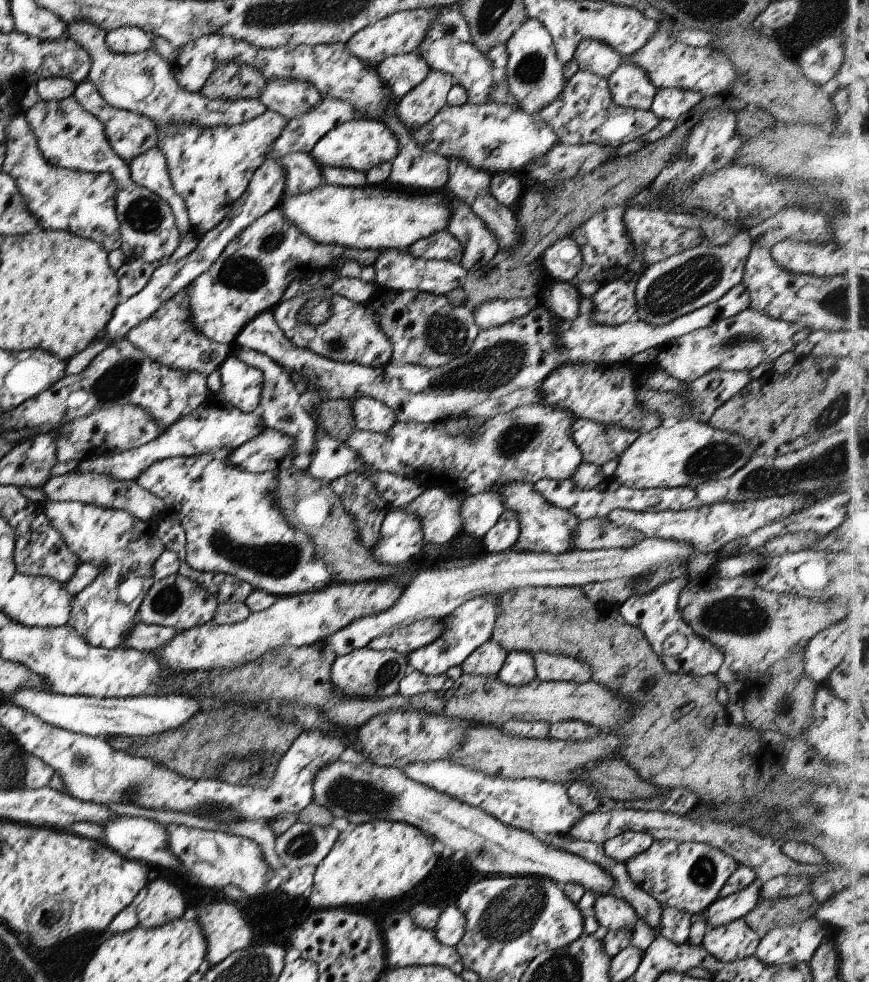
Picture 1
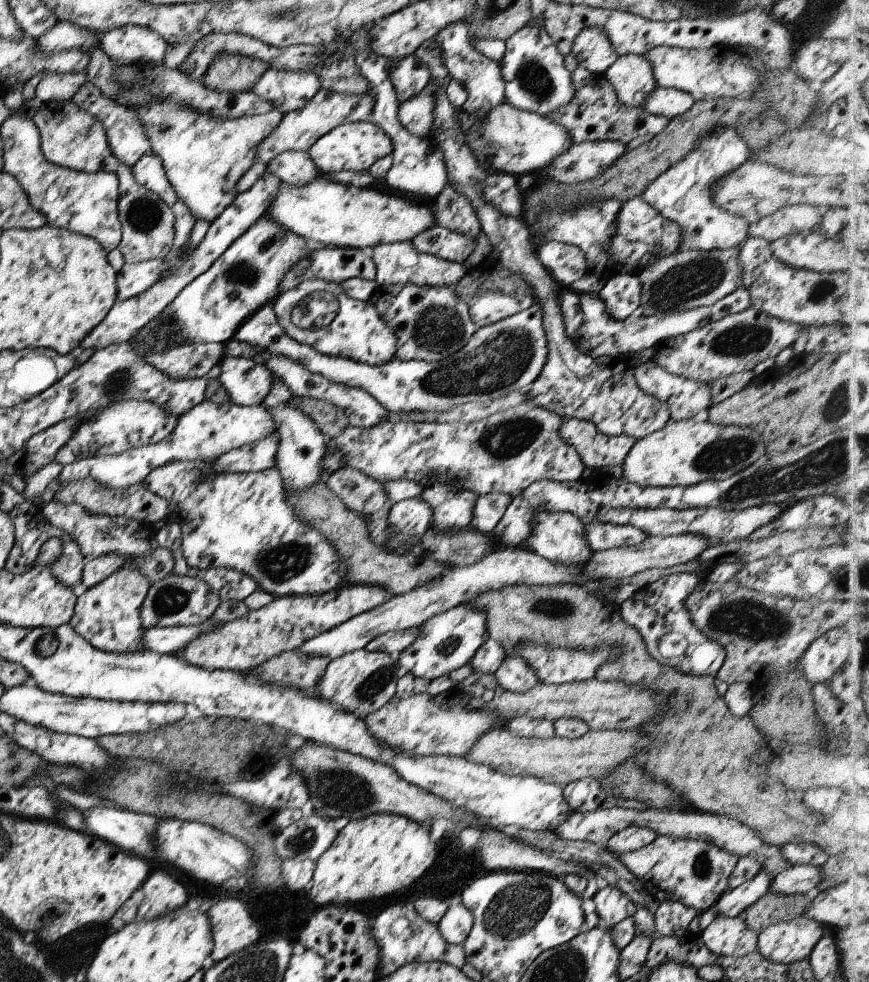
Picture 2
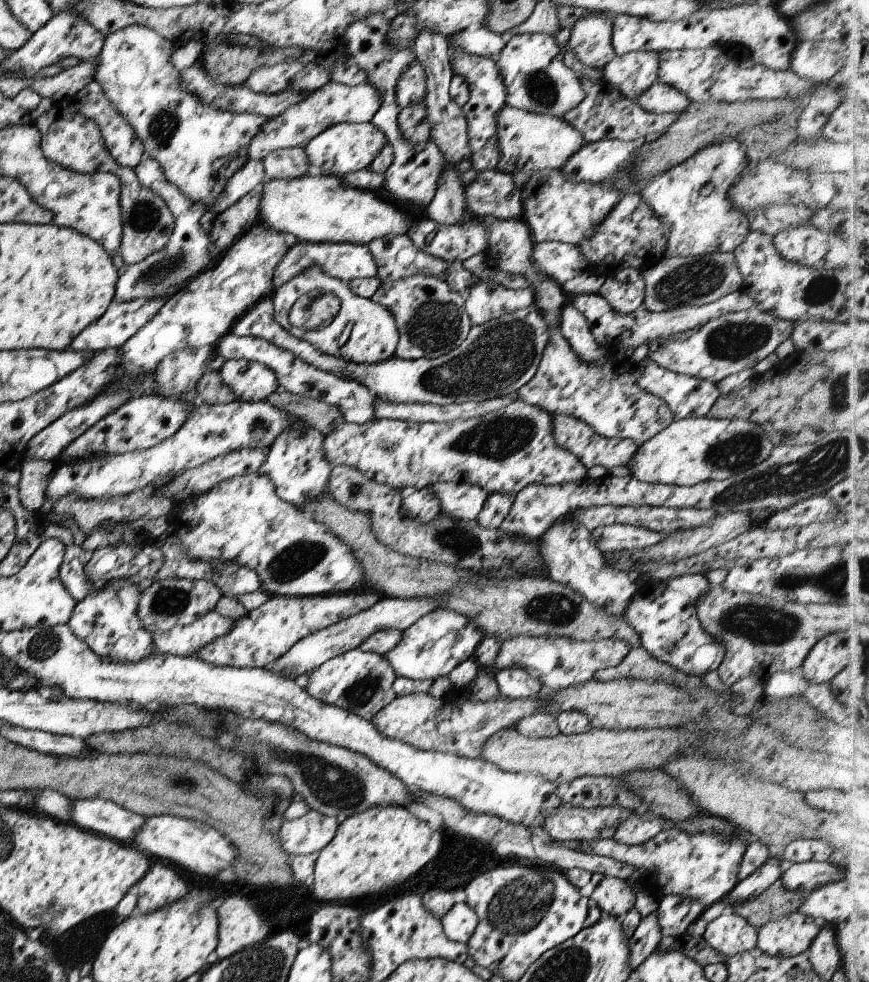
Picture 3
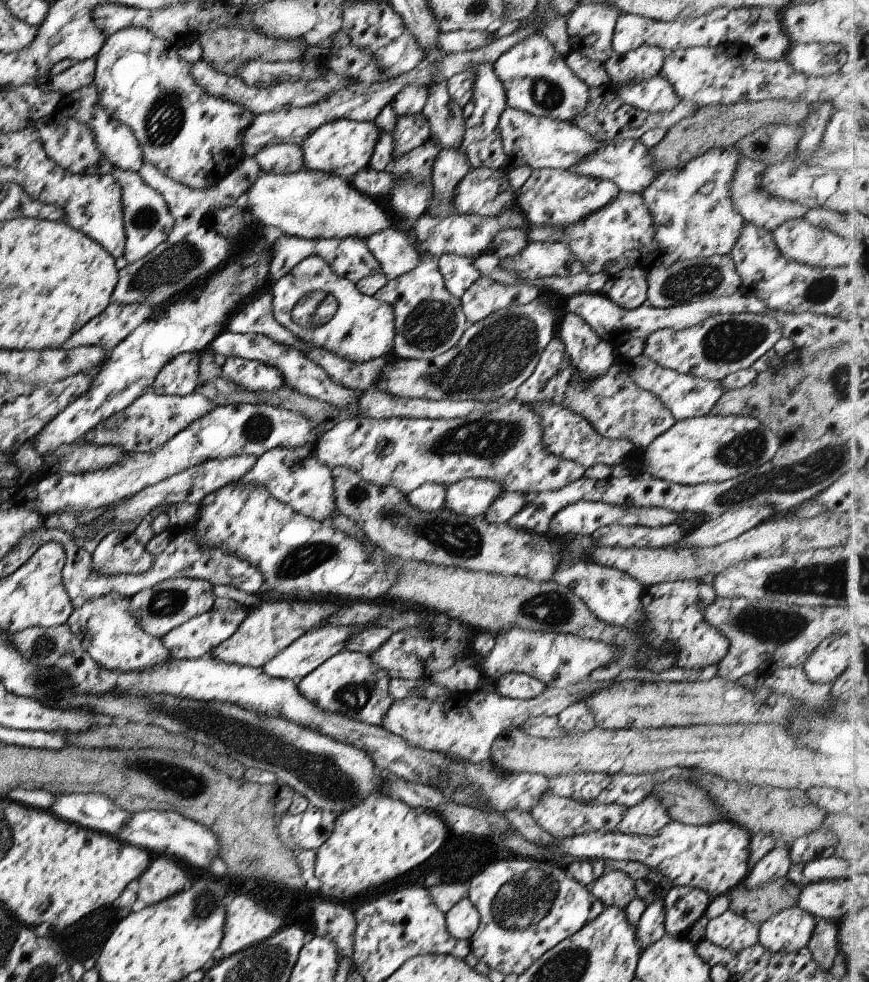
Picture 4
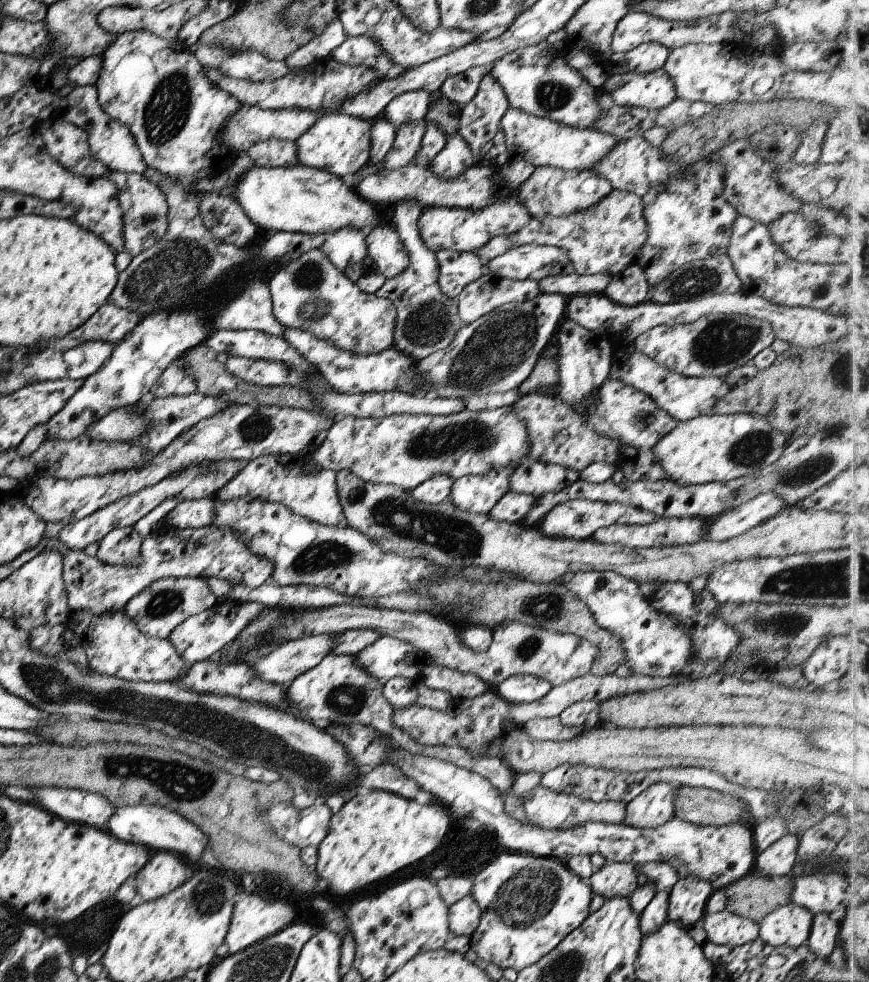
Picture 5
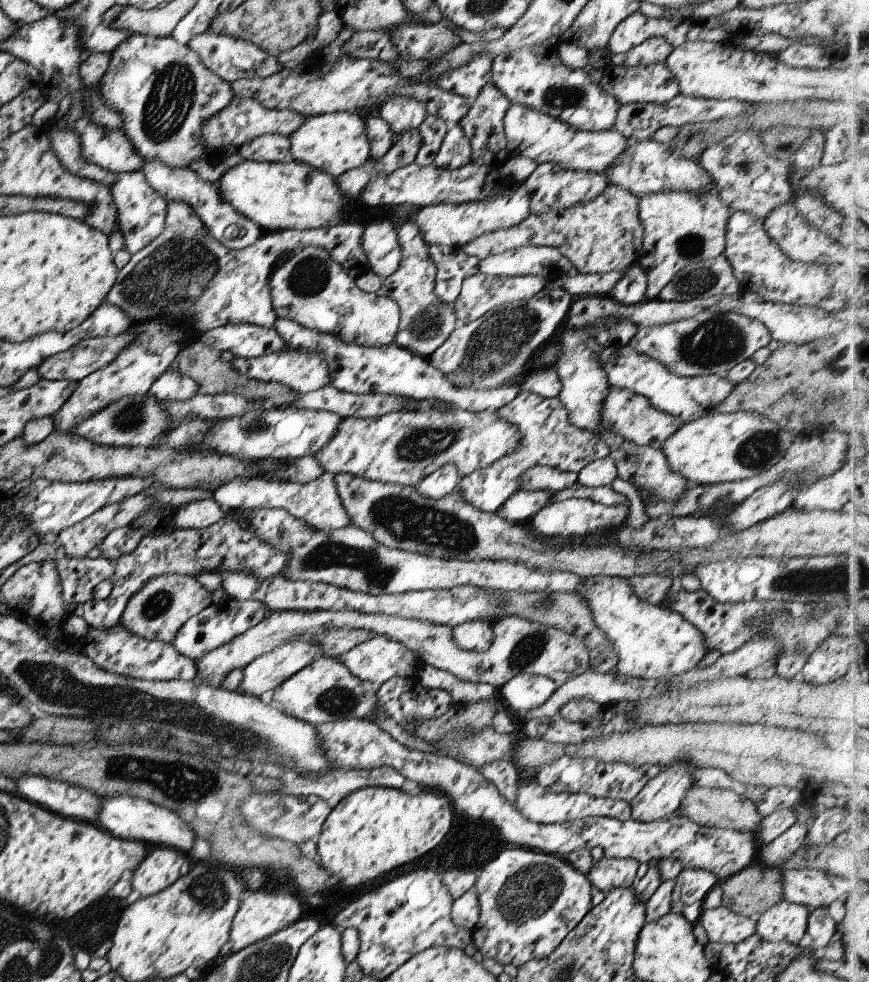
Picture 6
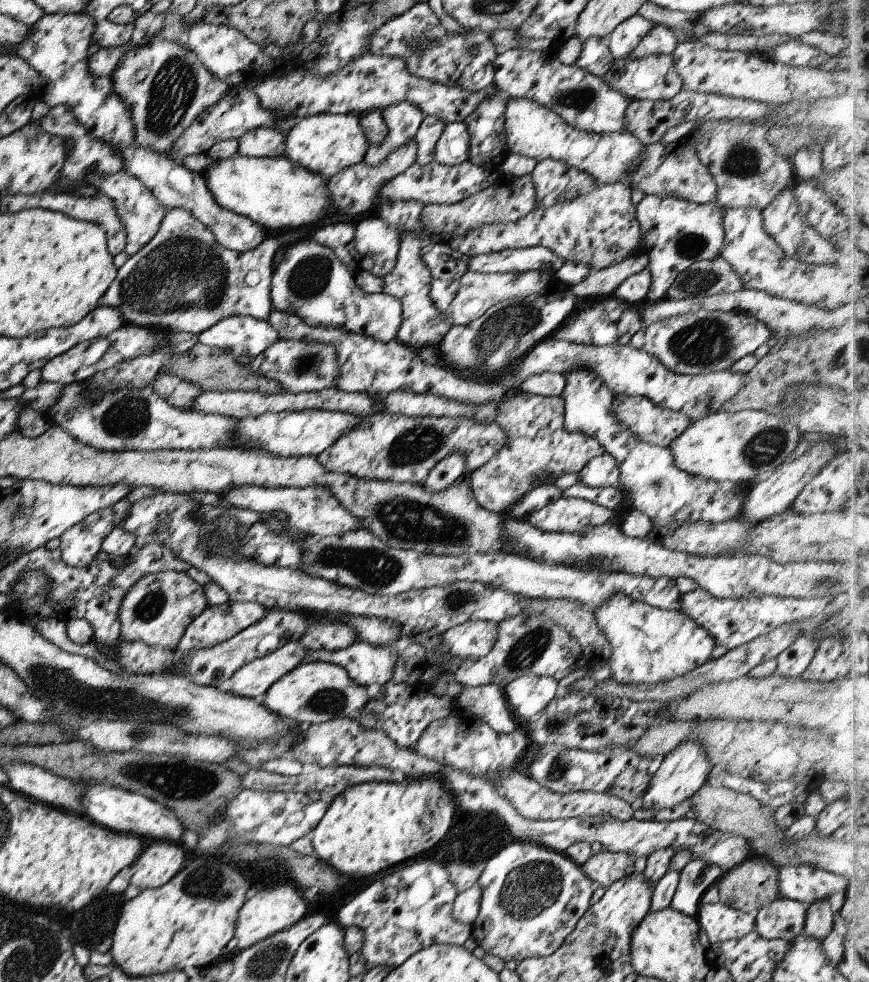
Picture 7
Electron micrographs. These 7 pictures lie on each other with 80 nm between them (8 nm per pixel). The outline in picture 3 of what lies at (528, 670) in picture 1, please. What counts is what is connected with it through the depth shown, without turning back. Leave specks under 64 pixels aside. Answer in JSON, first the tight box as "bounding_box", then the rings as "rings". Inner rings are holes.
{"bounding_box":[493,668,543,699],"rings":[[[505,668],[493,673],[496,695],[505,699],[525,699],[535,697],[543,689],[521,668]]]}

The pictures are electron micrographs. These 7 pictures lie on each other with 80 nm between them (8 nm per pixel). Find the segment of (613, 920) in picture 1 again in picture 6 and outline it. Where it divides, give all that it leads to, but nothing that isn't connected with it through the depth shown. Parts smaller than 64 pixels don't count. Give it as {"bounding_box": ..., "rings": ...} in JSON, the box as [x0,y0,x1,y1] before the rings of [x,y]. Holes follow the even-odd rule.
{"bounding_box":[585,856,638,895],"rings":[[[603,856],[585,875],[593,890],[605,895],[614,888],[631,887],[638,862],[633,859],[612,859]]]}

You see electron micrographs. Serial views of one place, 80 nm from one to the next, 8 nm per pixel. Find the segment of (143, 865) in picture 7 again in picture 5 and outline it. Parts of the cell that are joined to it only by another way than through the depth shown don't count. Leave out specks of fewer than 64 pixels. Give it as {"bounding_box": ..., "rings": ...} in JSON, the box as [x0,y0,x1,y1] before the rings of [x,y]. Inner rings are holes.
{"bounding_box":[134,852,188,902],"rings":[[[155,852],[134,875],[136,893],[145,902],[156,900],[181,886],[188,874],[188,864],[178,855]]]}

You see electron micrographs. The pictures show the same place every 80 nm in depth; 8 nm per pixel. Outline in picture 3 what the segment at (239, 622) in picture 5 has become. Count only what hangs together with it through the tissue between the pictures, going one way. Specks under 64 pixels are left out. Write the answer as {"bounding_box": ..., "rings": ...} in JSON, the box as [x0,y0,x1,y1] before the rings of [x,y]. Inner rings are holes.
{"bounding_box":[150,610,233,657],"rings":[[[211,610],[190,624],[176,625],[169,631],[153,632],[150,636],[157,653],[195,657],[201,648],[205,648],[205,644],[225,636],[233,628],[233,621]]]}

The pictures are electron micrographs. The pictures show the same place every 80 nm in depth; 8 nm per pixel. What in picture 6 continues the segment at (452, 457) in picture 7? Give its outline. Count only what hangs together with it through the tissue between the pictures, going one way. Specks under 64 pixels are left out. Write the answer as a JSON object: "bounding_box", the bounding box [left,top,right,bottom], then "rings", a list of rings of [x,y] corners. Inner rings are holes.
{"bounding_box":[416,464,459,500],"rings":[[[444,464],[416,484],[416,491],[422,497],[437,500],[451,494],[458,486],[459,476],[452,464]]]}

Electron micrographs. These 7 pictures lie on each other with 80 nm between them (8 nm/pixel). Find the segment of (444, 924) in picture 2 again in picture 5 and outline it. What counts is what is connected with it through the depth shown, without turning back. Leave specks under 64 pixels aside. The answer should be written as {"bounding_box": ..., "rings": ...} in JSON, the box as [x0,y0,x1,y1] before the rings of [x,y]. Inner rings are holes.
{"bounding_box":[448,894,480,935],"rings":[[[470,894],[448,908],[448,930],[455,935],[470,935],[477,928],[480,911]]]}

